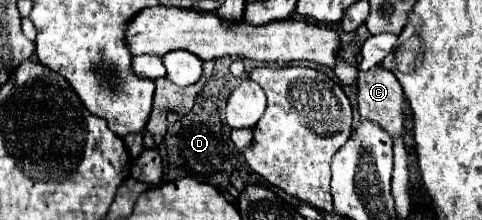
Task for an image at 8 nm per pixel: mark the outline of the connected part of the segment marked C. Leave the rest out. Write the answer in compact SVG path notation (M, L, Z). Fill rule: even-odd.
M384 66L358 72L358 110L362 118L378 122L388 134L402 134L404 92L396 76Z

